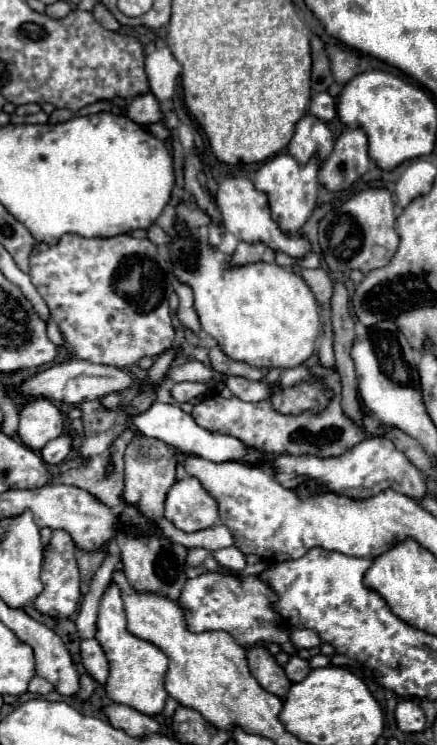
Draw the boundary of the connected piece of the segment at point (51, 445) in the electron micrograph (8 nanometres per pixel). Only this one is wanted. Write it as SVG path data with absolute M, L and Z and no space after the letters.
M63 433L57 439L51 439L43 449L41 449L41 457L45 463L49 465L59 465L61 461L65 461L65 457L71 451L71 435Z

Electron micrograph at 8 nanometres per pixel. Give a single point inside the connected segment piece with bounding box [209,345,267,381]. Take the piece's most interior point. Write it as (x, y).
(220, 362)

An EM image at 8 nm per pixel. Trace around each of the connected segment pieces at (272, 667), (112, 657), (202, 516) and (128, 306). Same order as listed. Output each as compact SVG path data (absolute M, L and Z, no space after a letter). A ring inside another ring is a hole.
M247 647L247 663L249 669L253 673L253 677L261 683L261 687L273 695L277 695L279 699L285 699L291 681L287 679L283 667L275 661L275 657L265 649L265 647Z
M109 585L99 607L99 621L97 621L97 637L99 645L103 647L107 661L109 661L109 677L105 683L107 697L113 703L129 705L145 715L159 715L167 701L165 691L165 673L169 659L167 655L157 649L153 643L143 641L135 635L131 635L125 629L125 613L123 613L123 601L121 593L117 591L117 585Z
M197 477L175 481L167 491L165 517L181 531L193 533L213 527L219 521L215 497L201 485Z
M63 235L55 245L37 247L29 257L29 265L31 281L49 305L51 317L61 329L69 353L91 363L131 367L141 357L157 357L169 349L175 337L169 311L169 295L173 293L173 287L167 279L167 261L147 237L137 239L131 235L115 235L85 239L81 235ZM145 305L153 305L153 311L143 313ZM141 313L149 315L147 327L143 325L145 319L139 317Z

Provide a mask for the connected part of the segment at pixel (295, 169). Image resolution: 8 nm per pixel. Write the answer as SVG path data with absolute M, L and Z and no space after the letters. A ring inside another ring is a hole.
M279 153L279 155L267 159L259 167L259 171L255 175L255 187L269 195L271 215L283 231L297 233L305 225L305 221L311 217L315 203L317 203L317 189L319 189L317 173L319 173L317 159L309 159L309 163L299 165L297 159L293 159L289 153Z

